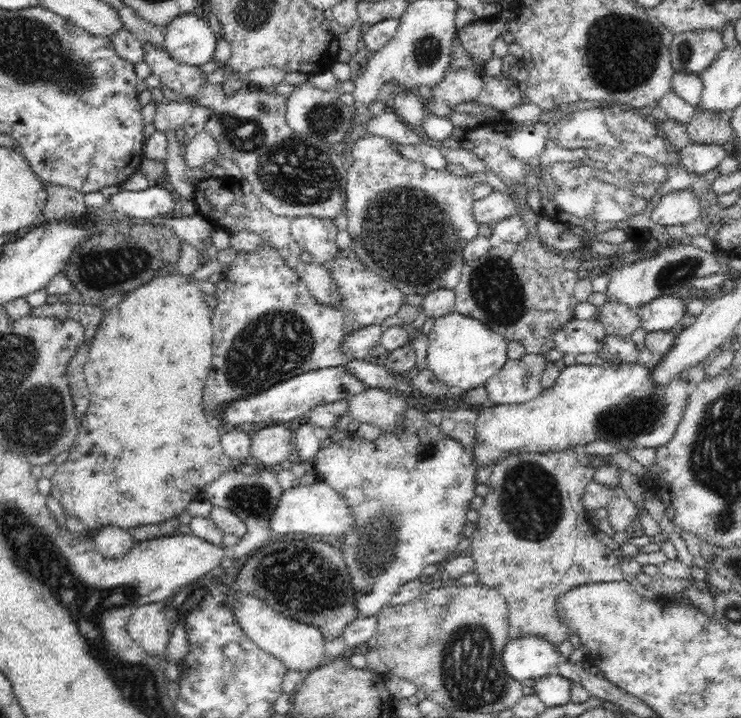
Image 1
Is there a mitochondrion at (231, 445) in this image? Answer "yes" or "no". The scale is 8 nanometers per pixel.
no

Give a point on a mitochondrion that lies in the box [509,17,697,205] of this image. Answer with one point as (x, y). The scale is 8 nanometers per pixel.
(684, 47)

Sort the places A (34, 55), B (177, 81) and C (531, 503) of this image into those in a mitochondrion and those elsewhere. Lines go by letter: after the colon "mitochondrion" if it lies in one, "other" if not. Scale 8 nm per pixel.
A: mitochondrion
B: other
C: mitochondrion

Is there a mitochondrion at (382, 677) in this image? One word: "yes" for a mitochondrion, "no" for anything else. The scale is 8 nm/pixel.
no

